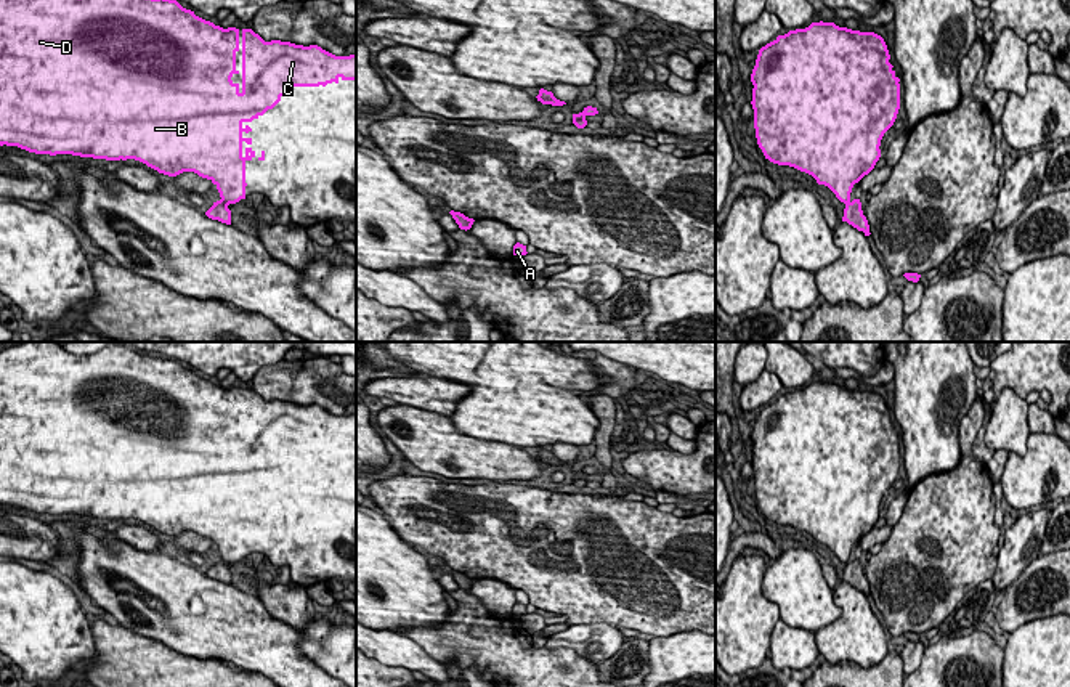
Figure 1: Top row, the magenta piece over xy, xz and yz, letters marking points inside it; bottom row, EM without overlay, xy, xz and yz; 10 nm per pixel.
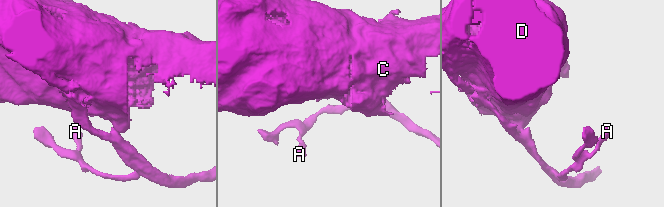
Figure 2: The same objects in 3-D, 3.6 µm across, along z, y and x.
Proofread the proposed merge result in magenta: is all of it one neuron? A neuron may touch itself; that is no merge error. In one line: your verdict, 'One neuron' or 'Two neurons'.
Two neurons

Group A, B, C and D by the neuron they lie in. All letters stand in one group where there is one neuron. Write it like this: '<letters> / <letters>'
A / B C D

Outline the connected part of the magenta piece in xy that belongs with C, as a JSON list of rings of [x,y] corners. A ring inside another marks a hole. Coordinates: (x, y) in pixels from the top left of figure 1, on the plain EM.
[[[21,342],[0,352],[0,506],[18,506],[29,512],[50,515],[72,514],[106,520],[135,518],[168,536],[194,531],[217,546],[220,560],[226,565],[245,559],[245,522],[255,517],[255,510],[250,507],[252,498],[242,496],[244,491],[249,493],[252,488],[242,483],[249,483],[273,469],[295,446],[326,446],[332,441],[338,443],[340,438],[356,440],[356,414],[335,416],[318,404],[265,401],[252,388],[223,388],[196,376],[194,371],[183,368],[176,360],[146,356],[125,345],[107,344],[96,353],[80,356],[66,352],[56,342]],[[239,409],[242,411],[241,445],[231,440],[234,433],[239,433],[236,429],[236,413]]]

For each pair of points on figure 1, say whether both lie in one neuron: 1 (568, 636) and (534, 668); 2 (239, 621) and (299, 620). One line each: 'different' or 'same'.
1: different
2: different

